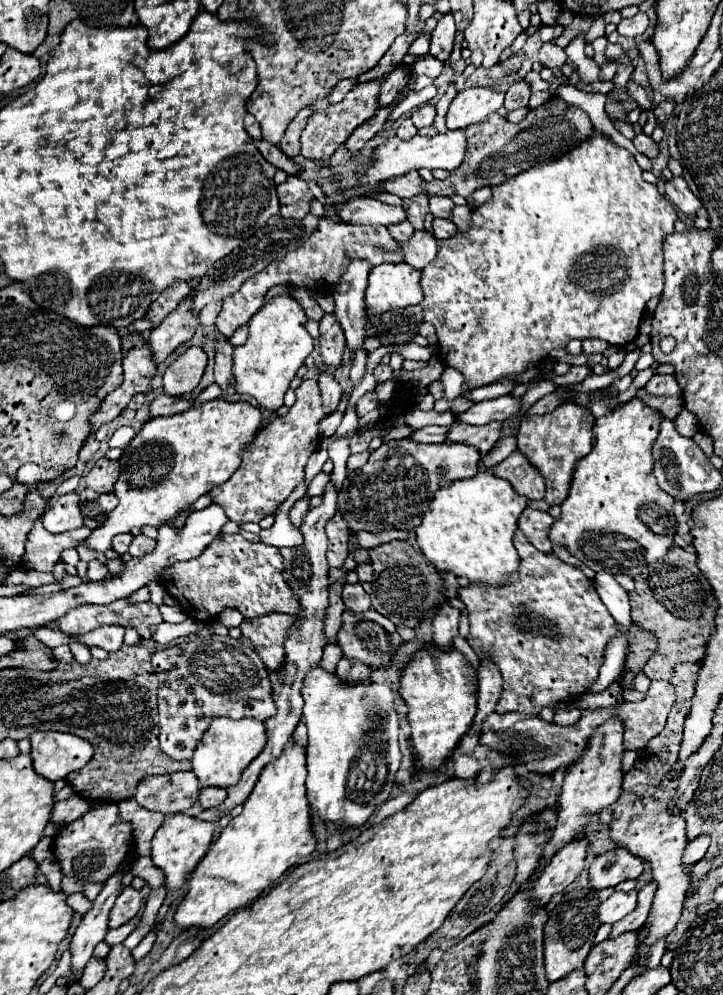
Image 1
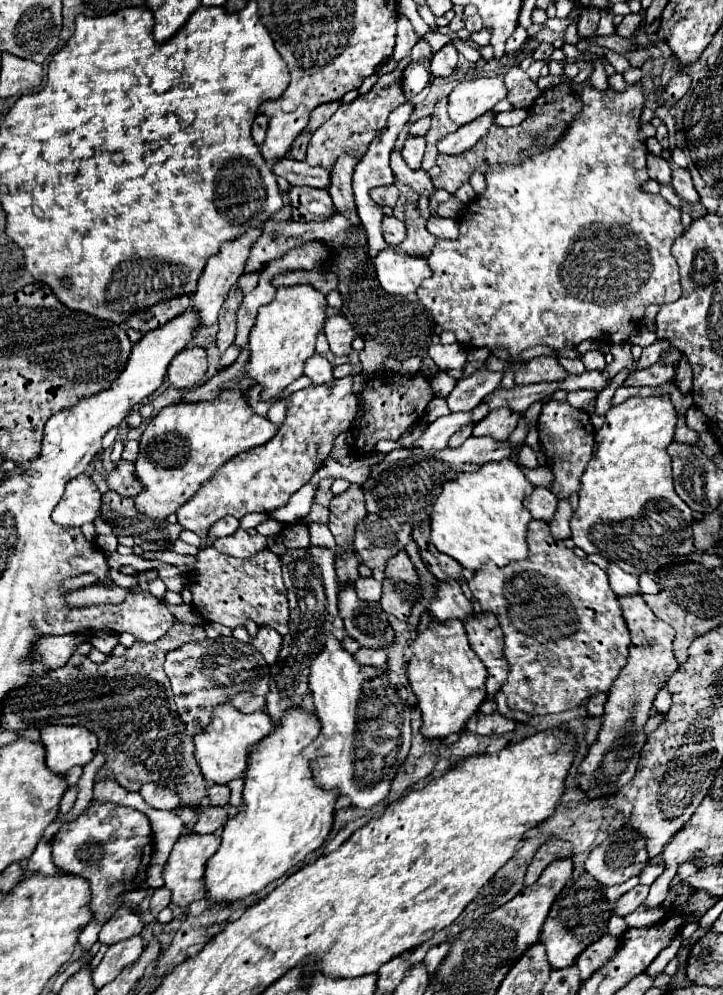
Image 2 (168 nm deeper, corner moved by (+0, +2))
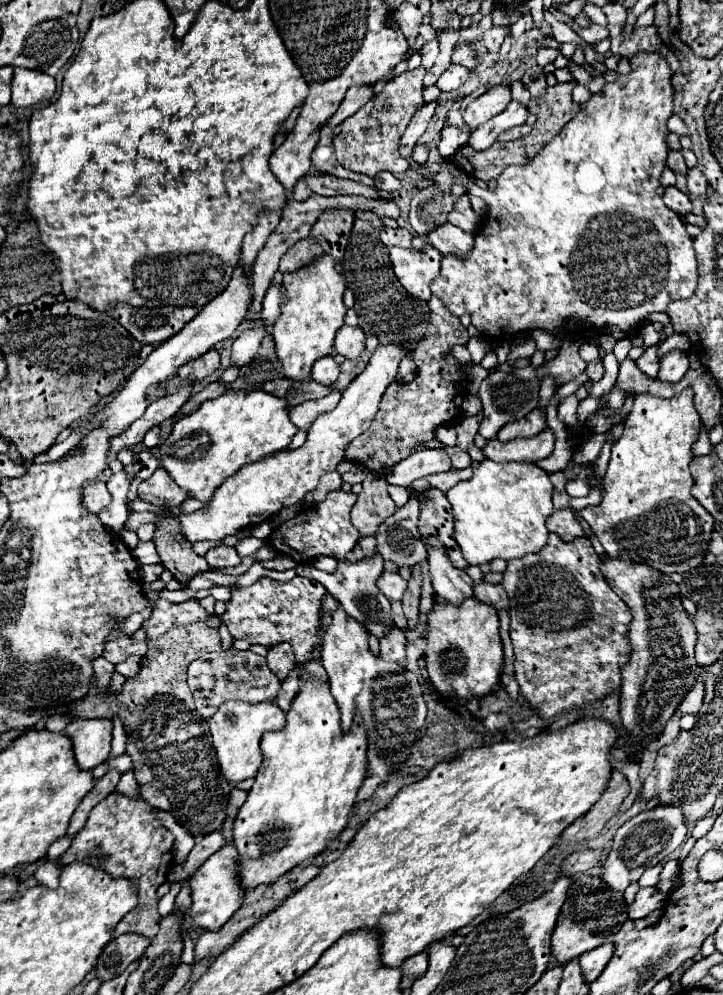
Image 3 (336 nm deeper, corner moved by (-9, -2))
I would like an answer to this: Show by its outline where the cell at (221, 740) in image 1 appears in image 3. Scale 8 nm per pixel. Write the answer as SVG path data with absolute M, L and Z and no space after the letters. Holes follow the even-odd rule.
M242 700L224 702L216 710L216 714L208 720L222 774L232 784L246 778L254 778L262 764L262 750L260 750L262 734L270 730L282 730L284 724L286 724L286 714L274 702L264 702L264 704L248 704Z

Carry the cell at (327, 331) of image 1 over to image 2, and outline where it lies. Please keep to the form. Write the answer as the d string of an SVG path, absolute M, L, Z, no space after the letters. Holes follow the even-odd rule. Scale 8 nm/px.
M341 314L329 316L323 326L323 332L335 356L347 356L351 352L351 342L355 338L355 332L353 326L347 322L347 318L343 318Z

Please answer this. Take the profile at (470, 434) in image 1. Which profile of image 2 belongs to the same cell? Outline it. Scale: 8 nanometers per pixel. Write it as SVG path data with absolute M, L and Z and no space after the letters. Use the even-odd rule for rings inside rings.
M497 408L489 412L483 422L477 422L473 426L473 436L489 436L497 442L505 442L507 436L515 430L519 422L519 412L513 412L509 408Z

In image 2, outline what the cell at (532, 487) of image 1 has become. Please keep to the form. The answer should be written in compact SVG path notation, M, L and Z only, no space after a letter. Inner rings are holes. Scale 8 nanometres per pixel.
M535 486L535 490L531 492L531 496L527 496L523 500L525 508L531 512L531 516L535 520L545 520L553 516L555 506L557 506L557 498L543 486Z

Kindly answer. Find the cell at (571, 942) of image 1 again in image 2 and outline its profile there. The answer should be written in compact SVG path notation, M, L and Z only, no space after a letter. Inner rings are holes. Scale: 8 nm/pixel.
M575 860L575 880L571 880L555 898L549 916L541 928L541 942L545 944L551 968L561 970L573 966L577 956L587 946L597 942L599 936L607 934L609 918L611 910L609 910L609 900L605 898L605 886L595 882L595 878L587 876L587 872L583 870L583 862Z

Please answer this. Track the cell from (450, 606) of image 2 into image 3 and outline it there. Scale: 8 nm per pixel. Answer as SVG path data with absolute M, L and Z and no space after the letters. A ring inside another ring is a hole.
M432 538L426 544L428 550L428 566L430 566L430 578L436 594L444 598L450 604L460 604L466 598L470 598L472 592L472 578L466 574L466 570L456 568L448 558L448 548L438 540Z

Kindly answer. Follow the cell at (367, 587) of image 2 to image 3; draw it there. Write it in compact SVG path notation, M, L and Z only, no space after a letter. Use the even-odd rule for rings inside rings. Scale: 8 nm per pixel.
M384 572L378 578L378 586L388 600L400 600L408 586L408 580L404 580L398 572Z

